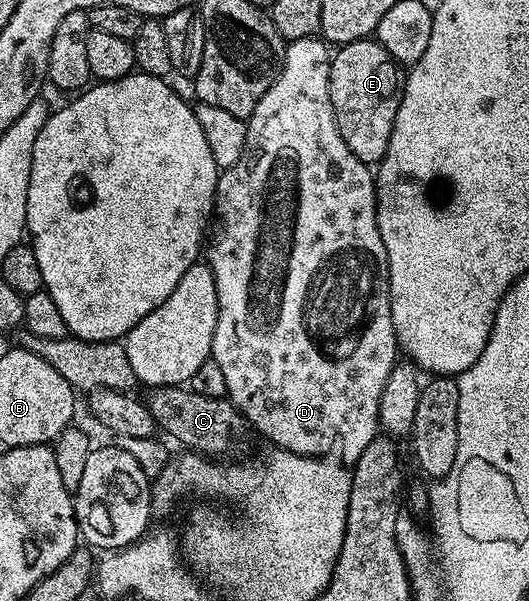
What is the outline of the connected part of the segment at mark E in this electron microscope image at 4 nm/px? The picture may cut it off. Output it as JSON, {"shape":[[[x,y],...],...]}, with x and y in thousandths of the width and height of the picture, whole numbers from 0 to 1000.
{"shape":[[[707,63],[677,65],[665,72],[647,73],[626,93],[622,115],[622,168],[629,175],[629,195],[652,241],[684,271],[715,275],[735,248],[735,228],[743,221],[743,201],[750,201],[750,181],[758,175],[764,113]]]}

